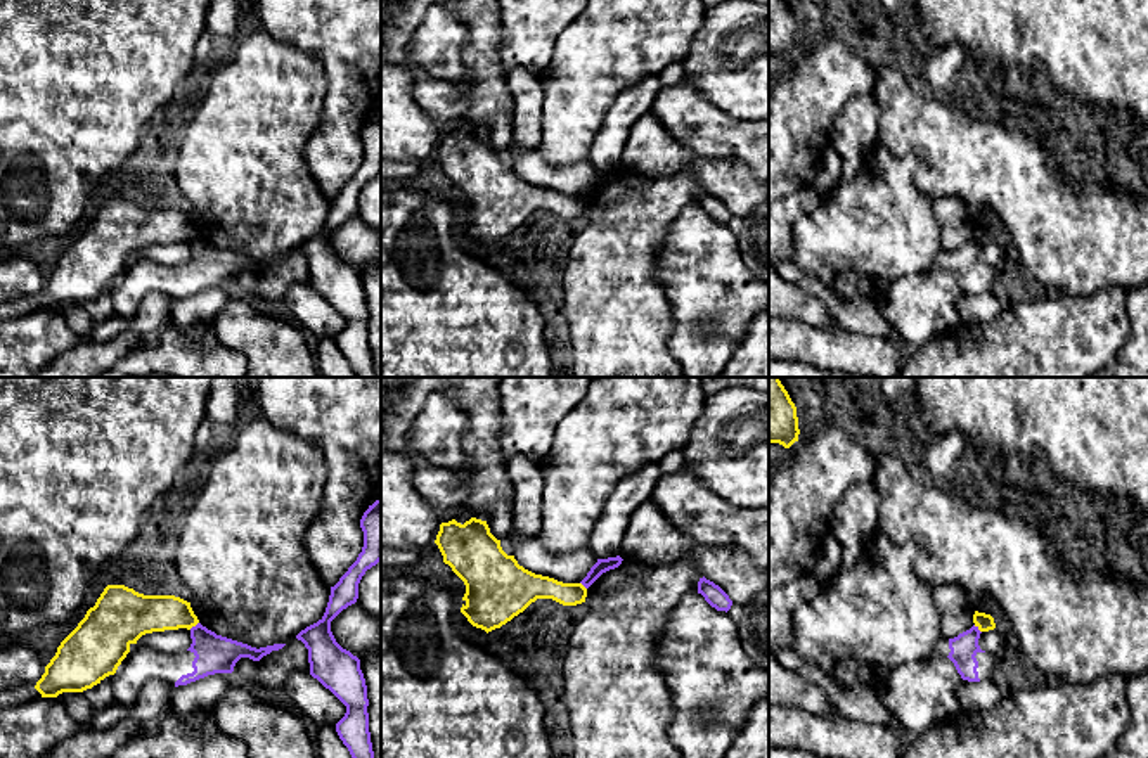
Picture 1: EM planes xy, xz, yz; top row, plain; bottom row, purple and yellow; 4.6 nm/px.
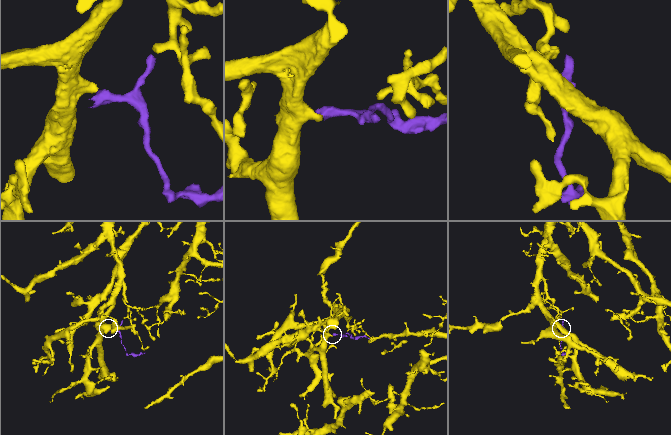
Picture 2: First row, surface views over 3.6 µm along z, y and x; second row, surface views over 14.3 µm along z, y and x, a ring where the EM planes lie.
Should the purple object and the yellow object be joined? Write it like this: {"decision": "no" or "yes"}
{"decision": "no"}

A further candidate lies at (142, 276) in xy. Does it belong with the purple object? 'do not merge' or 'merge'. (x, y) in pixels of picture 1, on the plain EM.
merge

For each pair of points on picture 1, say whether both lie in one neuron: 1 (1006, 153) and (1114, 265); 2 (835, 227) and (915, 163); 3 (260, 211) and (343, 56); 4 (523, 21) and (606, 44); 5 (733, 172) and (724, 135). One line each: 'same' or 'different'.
1: same
2: same
3: different
4: different
5: different

